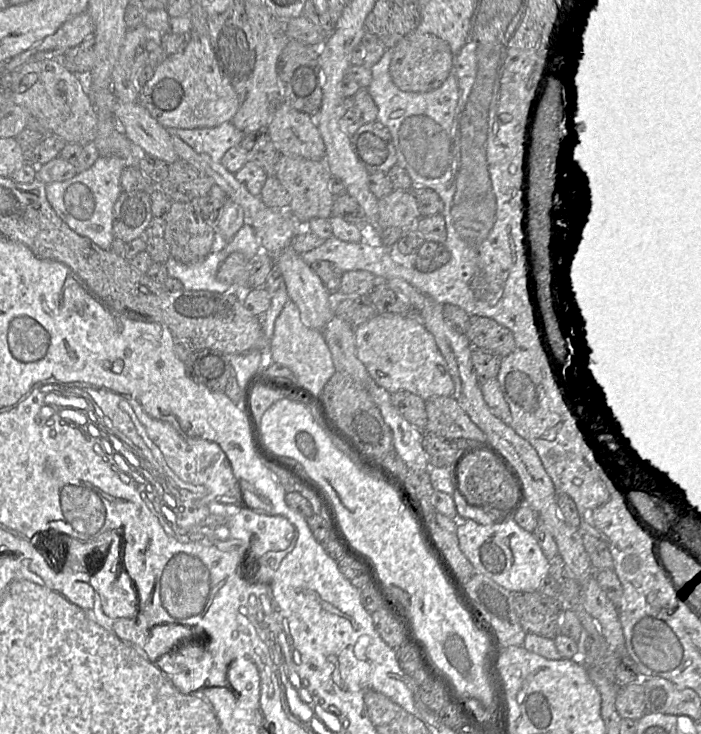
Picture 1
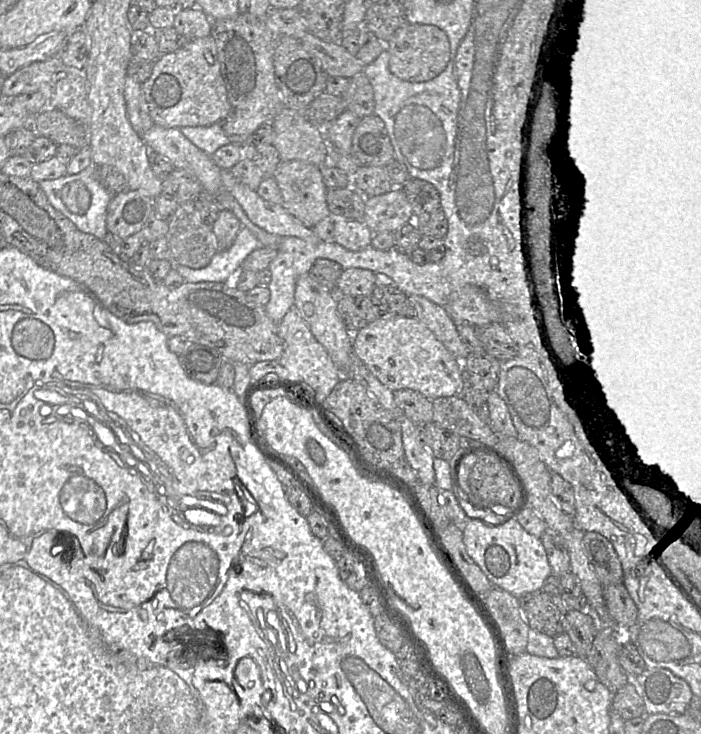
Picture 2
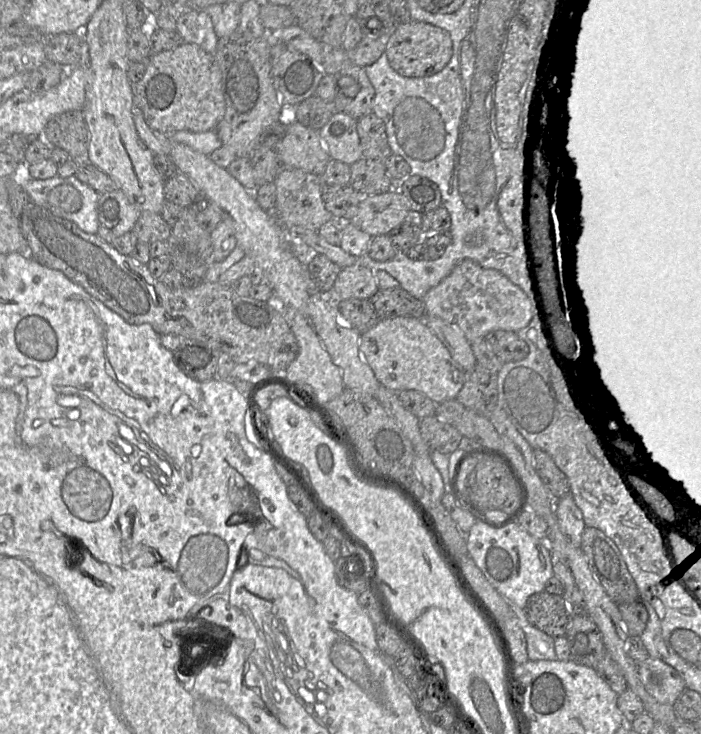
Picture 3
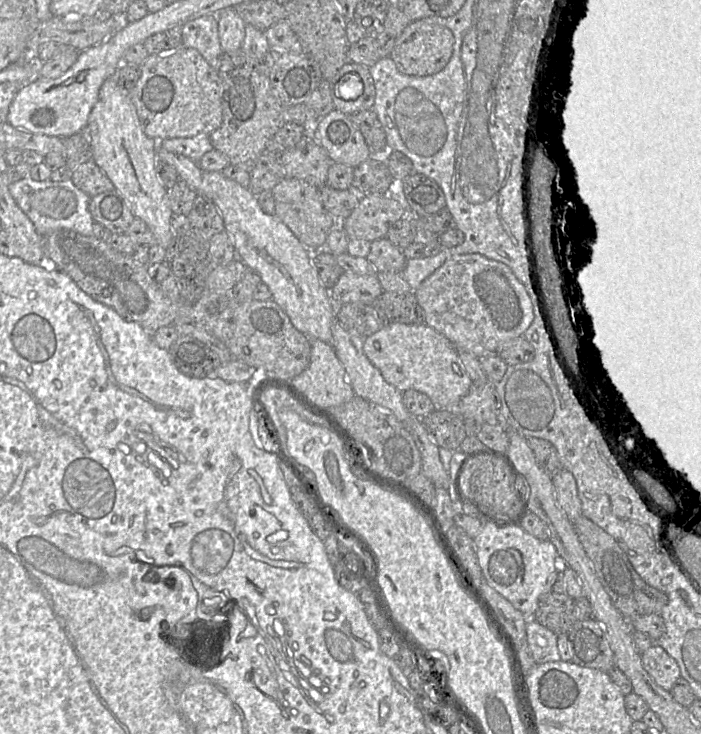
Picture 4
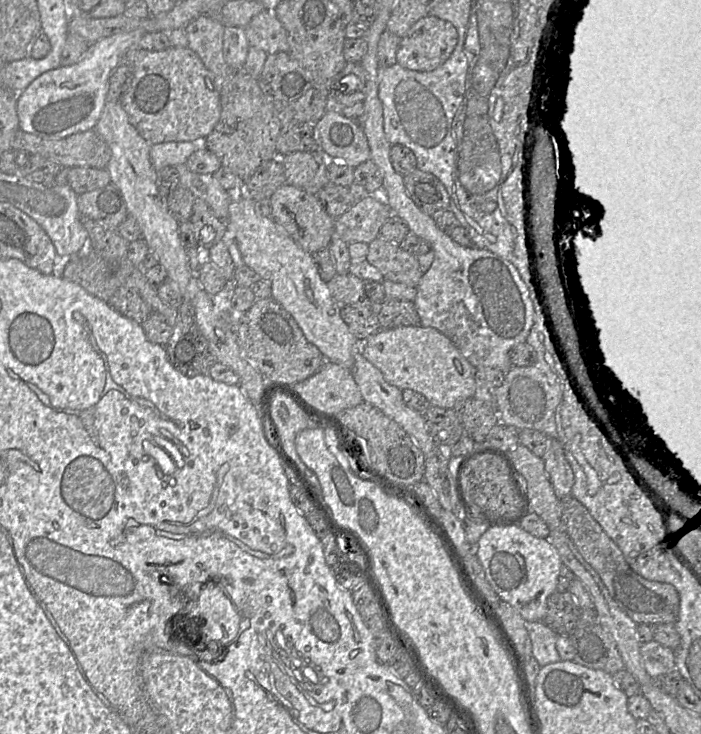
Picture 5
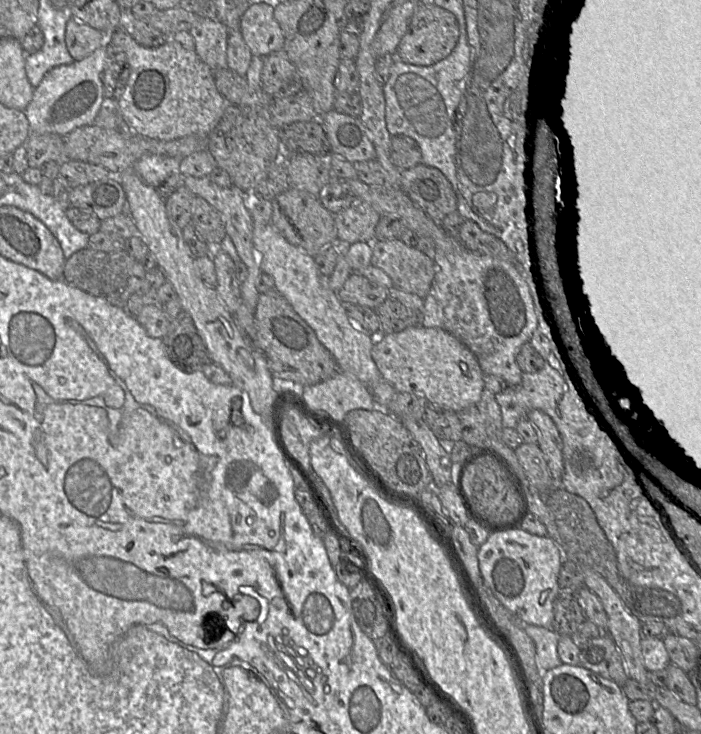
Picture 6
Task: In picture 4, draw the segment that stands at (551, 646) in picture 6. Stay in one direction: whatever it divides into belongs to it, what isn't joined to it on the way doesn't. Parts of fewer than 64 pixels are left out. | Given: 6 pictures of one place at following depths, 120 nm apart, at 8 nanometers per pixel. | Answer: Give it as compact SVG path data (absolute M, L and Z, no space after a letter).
M532 618L526 623L526 642L536 664L559 661L558 636Z

